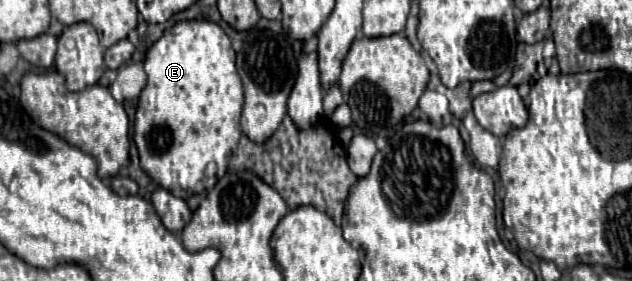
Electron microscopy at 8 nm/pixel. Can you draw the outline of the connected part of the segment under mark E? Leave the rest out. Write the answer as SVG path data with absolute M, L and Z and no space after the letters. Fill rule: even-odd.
M180 21L168 27L146 53L144 71L148 81L138 99L132 139L140 155L140 167L176 197L188 199L204 191L204 167L208 161L216 161L220 173L224 173L238 145L242 135L240 111L244 105L244 91L234 57L230 37L212 21Z

